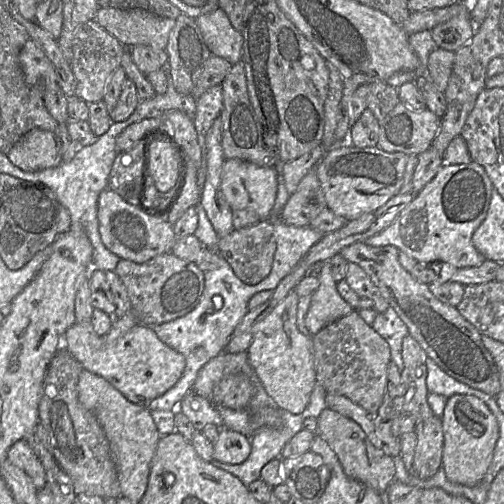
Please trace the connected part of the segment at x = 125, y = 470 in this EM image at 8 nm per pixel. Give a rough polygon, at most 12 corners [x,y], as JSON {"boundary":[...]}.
{"boundary":[[80,373],[107,438],[120,496],[140,503],[160,439],[150,410]]}

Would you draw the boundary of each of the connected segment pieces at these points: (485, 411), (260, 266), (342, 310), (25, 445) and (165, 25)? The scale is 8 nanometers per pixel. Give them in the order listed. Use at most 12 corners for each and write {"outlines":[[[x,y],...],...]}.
{"outlines":[[[475,396],[447,399],[441,467],[450,482],[485,476],[499,424]],[[269,220],[231,231],[215,250],[253,286],[271,271]],[[321,264],[305,325],[312,336],[354,309]],[[27,439],[15,442],[7,459],[30,477],[47,485],[45,469]],[[139,8],[95,20],[126,48],[166,49],[176,21]]]}

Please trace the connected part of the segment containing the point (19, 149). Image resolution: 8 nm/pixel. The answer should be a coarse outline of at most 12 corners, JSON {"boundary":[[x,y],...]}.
{"boundary":[[29,131],[7,156],[26,172],[56,167],[55,134]]}

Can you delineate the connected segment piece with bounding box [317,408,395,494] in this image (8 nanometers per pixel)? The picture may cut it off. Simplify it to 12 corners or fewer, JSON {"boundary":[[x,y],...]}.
{"boundary":[[324,409],[317,434],[347,476],[383,494],[394,459],[359,424]]}

